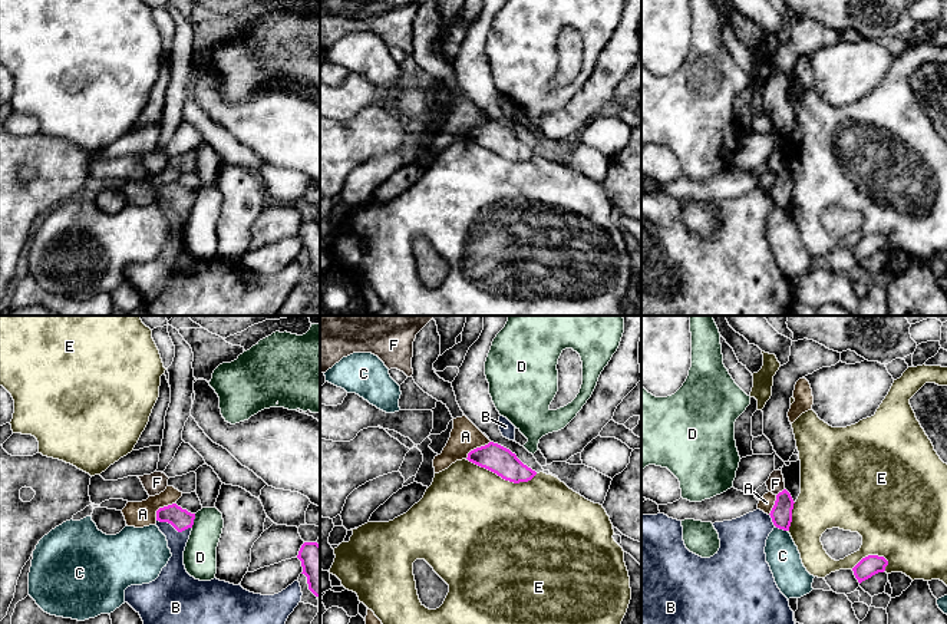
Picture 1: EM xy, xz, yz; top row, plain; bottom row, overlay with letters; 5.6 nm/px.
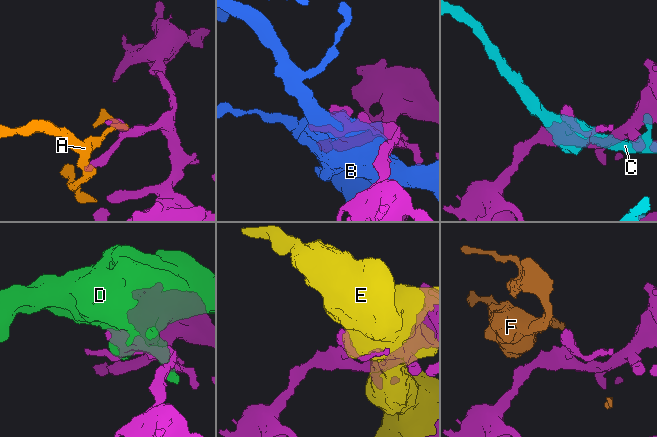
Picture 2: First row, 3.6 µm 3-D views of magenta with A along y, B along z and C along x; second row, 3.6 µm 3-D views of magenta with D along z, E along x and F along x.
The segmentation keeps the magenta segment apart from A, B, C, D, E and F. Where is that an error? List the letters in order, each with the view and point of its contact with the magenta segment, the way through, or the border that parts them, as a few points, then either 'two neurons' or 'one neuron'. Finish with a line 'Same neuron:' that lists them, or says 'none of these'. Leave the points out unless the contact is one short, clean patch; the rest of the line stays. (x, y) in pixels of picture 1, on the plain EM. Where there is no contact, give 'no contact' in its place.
A: xy (161, 187) | along xy (175, 181), (161, 185), (157, 190), (155, 198) | two neurons
B: xy (174, 205) | two neurons
C: yz (781, 207) | two neurons
D: xy (192, 200) | two neurons
E: xz (502, 157) | two neurons
F: yz (779, 171) | along yz (784, 167), (776, 174) | two neurons
Same neuron: none of these

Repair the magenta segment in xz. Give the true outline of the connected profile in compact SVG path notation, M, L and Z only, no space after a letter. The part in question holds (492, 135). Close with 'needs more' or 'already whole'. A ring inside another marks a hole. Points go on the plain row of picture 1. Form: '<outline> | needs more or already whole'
M494 120L471 129L466 138L514 162L528 161L537 153L515 132Z | already whole

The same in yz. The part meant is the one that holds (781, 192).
M786 168L776 174L775 184L769 192L776 207L789 209L792 201L793 182L795 181Z | already whole

